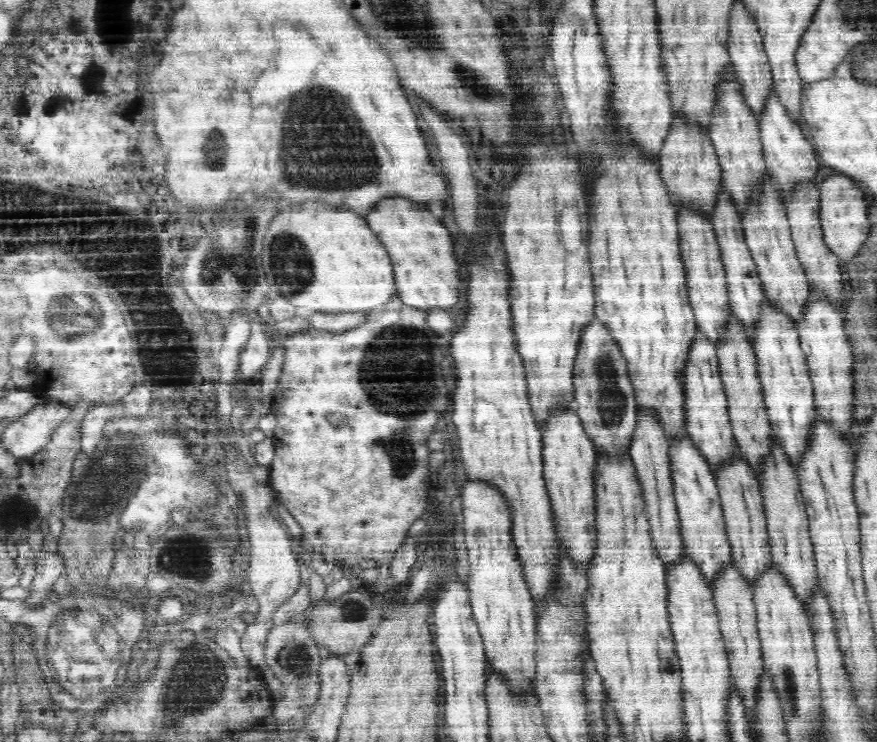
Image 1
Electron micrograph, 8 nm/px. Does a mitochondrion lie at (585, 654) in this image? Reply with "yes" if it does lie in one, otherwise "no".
no

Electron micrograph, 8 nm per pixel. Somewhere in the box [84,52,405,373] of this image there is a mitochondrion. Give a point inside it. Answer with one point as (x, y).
(321, 133)

